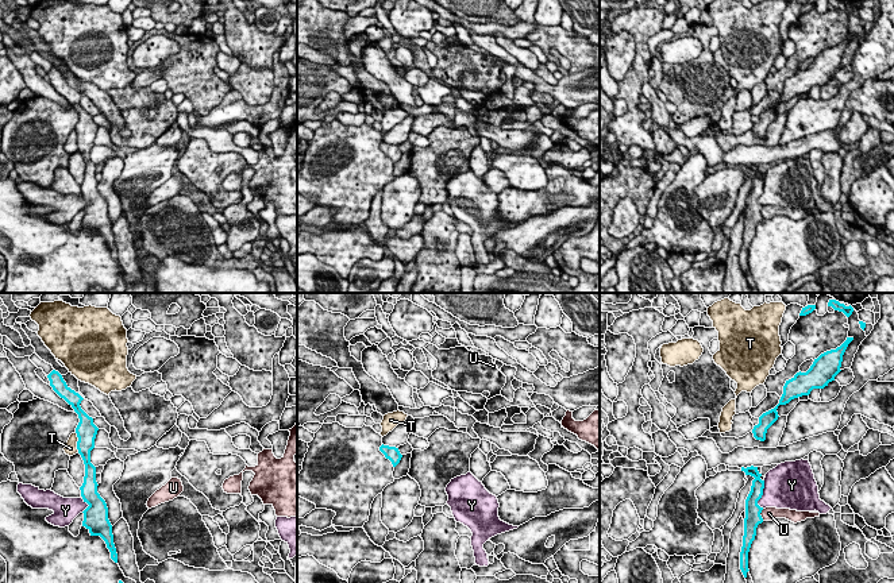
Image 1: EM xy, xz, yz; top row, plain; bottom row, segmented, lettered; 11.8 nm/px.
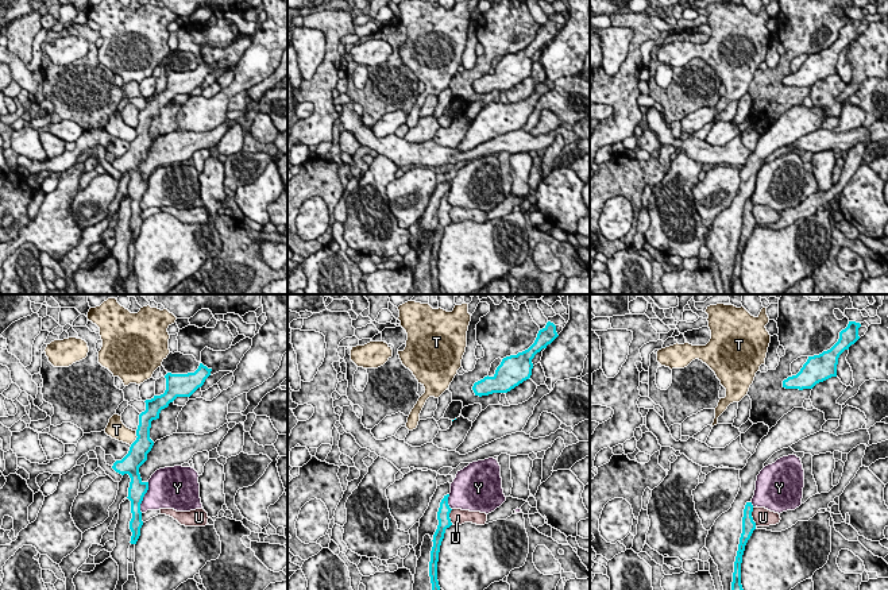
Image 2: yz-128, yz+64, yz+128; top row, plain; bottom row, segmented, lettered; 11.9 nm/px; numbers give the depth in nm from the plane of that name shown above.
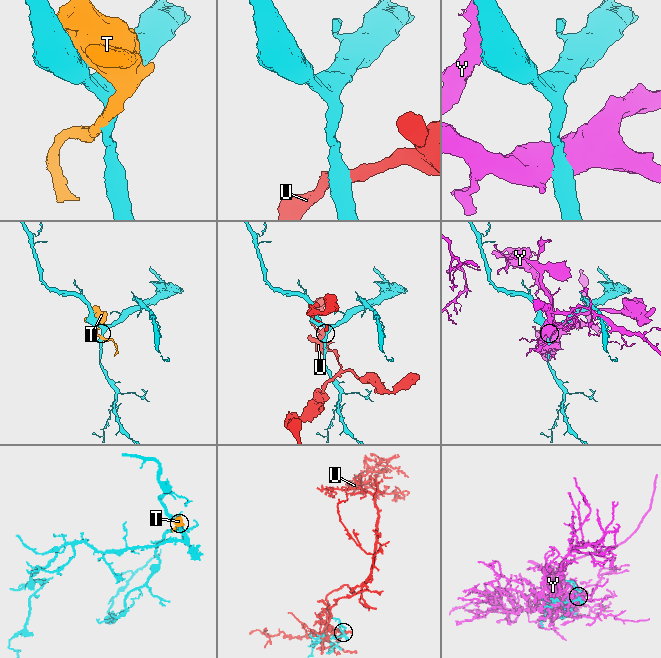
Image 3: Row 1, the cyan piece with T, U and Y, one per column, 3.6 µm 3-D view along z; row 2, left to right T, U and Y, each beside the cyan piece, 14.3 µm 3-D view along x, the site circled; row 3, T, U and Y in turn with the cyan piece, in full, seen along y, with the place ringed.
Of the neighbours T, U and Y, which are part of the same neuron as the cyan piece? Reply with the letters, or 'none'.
none

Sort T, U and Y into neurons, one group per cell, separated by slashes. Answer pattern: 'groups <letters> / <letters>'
groups T U / Y

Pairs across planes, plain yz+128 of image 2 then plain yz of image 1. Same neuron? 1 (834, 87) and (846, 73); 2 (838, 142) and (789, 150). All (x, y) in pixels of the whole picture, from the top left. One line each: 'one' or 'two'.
1: two
2: one

